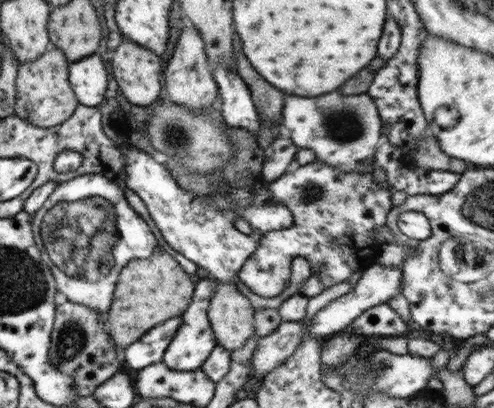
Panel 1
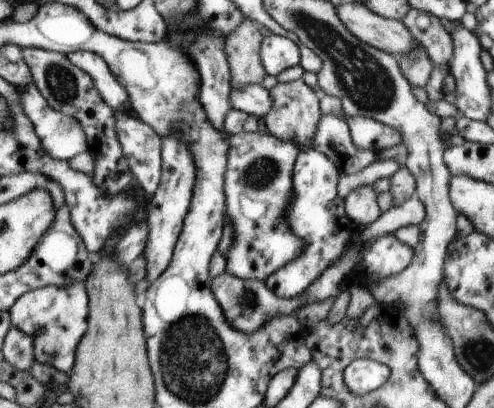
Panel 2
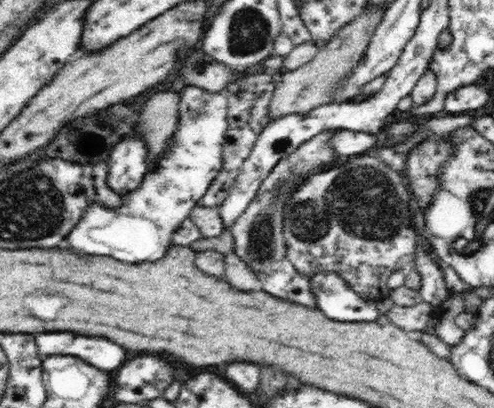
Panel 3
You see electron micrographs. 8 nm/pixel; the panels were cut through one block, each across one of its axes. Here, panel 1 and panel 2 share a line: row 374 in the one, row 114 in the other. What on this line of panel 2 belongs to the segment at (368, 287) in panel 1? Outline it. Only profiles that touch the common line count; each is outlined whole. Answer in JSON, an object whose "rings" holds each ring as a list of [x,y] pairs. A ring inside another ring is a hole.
{"rings":[[[249,84],[241,90],[231,90],[229,104],[231,104],[231,110],[239,110],[255,118],[259,116],[265,118],[271,108],[271,96],[269,96],[269,90],[265,90],[261,84]]]}

